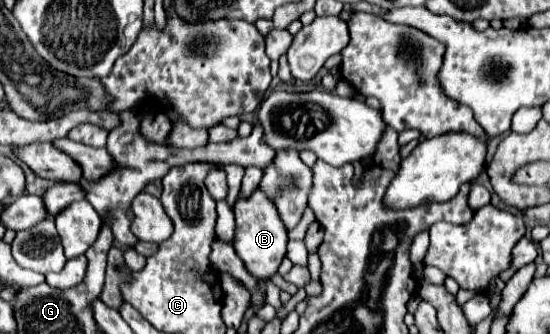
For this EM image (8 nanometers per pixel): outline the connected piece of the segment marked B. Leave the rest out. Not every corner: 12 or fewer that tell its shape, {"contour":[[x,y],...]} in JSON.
{"contour":[[257,189],[233,205],[233,249],[255,279],[277,273],[287,229]]}

